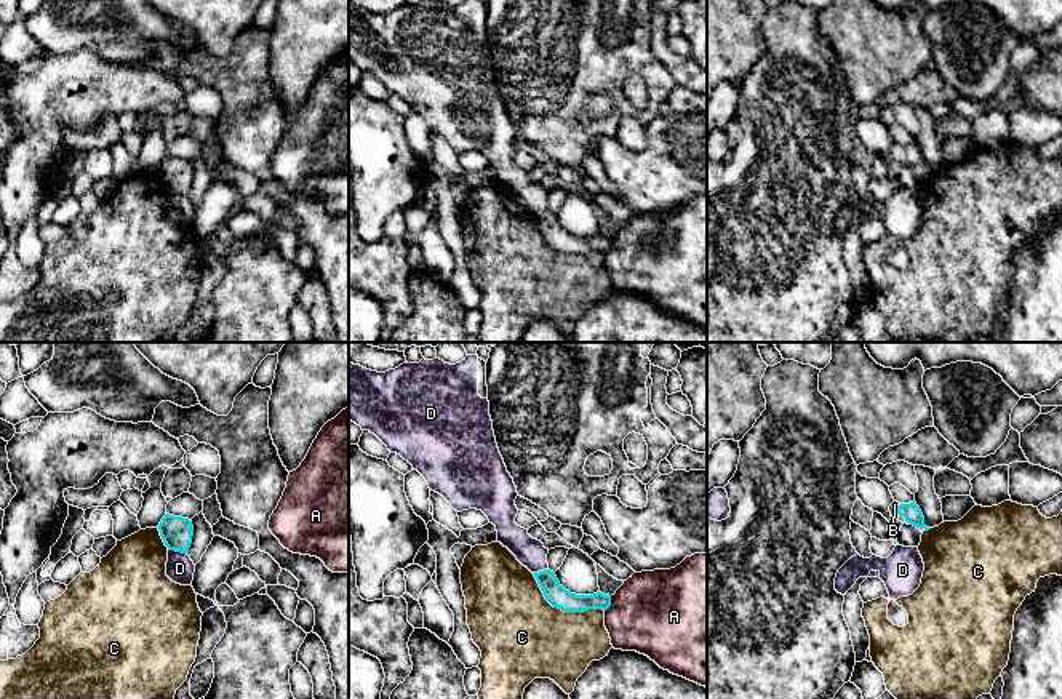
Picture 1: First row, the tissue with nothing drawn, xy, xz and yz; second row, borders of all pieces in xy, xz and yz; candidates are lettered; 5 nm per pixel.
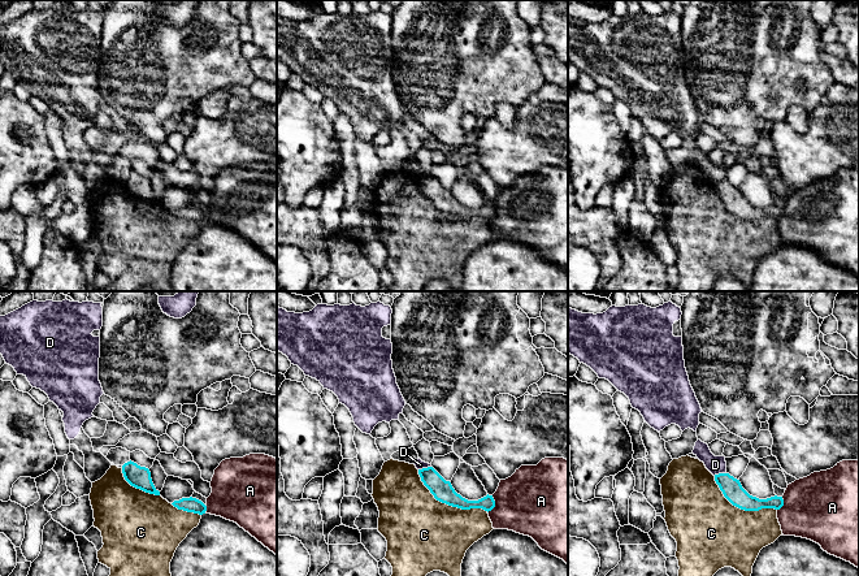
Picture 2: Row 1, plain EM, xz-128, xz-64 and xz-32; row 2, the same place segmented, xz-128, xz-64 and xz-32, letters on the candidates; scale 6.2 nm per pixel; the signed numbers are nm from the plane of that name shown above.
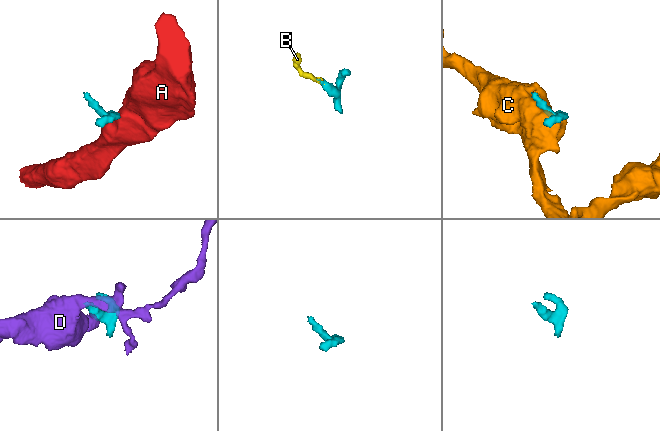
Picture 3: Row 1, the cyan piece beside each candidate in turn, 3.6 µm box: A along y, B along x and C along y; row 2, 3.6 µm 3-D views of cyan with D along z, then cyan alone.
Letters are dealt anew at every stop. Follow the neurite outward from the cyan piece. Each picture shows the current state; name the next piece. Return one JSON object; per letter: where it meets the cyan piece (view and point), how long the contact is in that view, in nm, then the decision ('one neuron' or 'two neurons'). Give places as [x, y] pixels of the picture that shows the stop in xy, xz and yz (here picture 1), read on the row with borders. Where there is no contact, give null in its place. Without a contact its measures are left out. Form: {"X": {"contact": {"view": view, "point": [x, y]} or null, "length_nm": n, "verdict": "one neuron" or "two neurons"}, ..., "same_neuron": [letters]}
{"A": {"contact": {"view": "xz", "point": [610, 605]}, "length_nm": 90, "verdict": "two neurons"}, "B": {"contact": {"view": "yz", "point": [901, 515]}, "length_nm": 120, "verdict": "one neuron"}, "C": {"contact": {"view": "xz", "point": [562, 610]}, "length_nm": 420, "verdict": "two neurons"}, "D": {"contact": {"view": "xy", "point": [178, 551]}, "length_nm": 110, "verdict": "two neurons"}, "same_neuron": ["B"]}

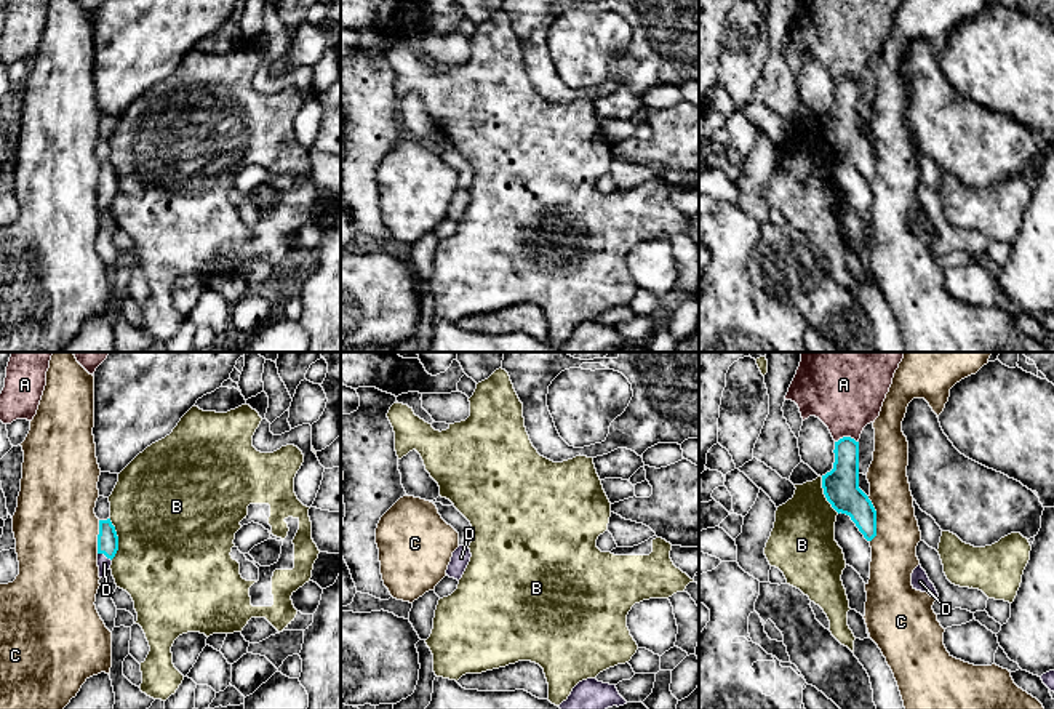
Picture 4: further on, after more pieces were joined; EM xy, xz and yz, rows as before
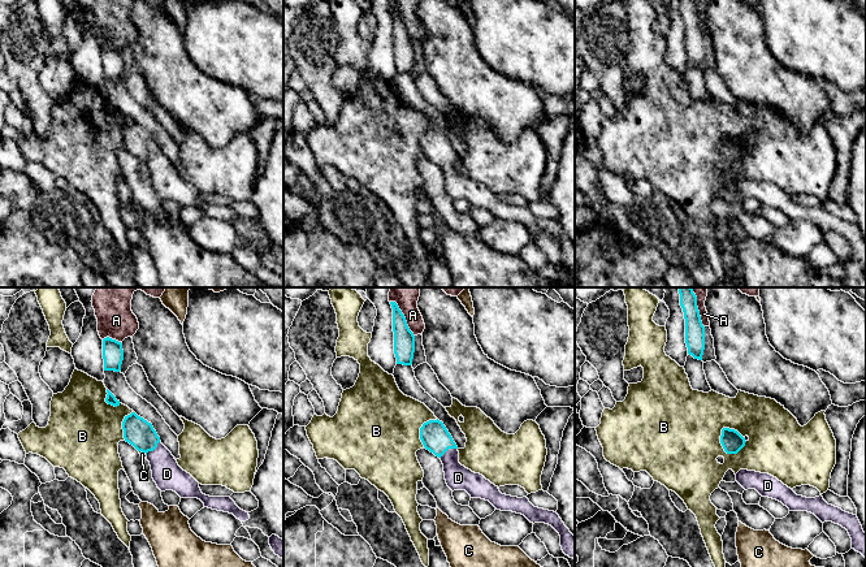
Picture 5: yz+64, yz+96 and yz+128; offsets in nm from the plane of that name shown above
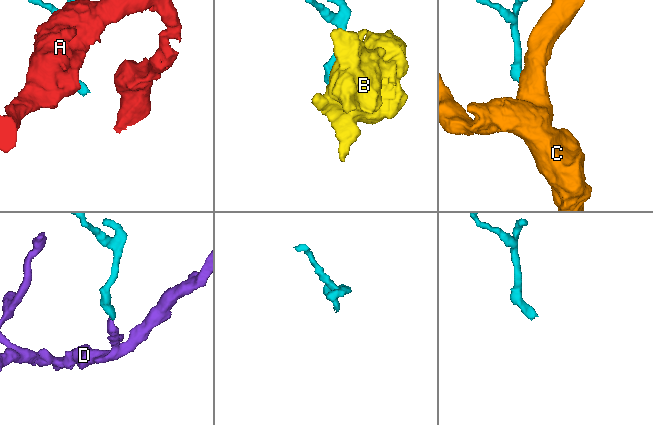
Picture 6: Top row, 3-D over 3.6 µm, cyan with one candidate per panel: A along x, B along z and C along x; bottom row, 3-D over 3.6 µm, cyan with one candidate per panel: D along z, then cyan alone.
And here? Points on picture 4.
{"A": {"contact": {"view": "yz", "point": [846, 437]}, "length_nm": 120, "verdict": "two neurons"}, "B": {"contact": {"view": "xy", "point": [117, 540]}, "length_nm": 200, "verdict": "two neurons"}, "C": {"contact": {"view": "yz", "point": [875, 519]}, "length_nm": 240, "verdict": "two neurons"}, "D": {"contact": {"view": "xy", "point": [104, 554]}, "length_nm": 80, "verdict": "one neuron"}, "same_neuron": ["D"]}

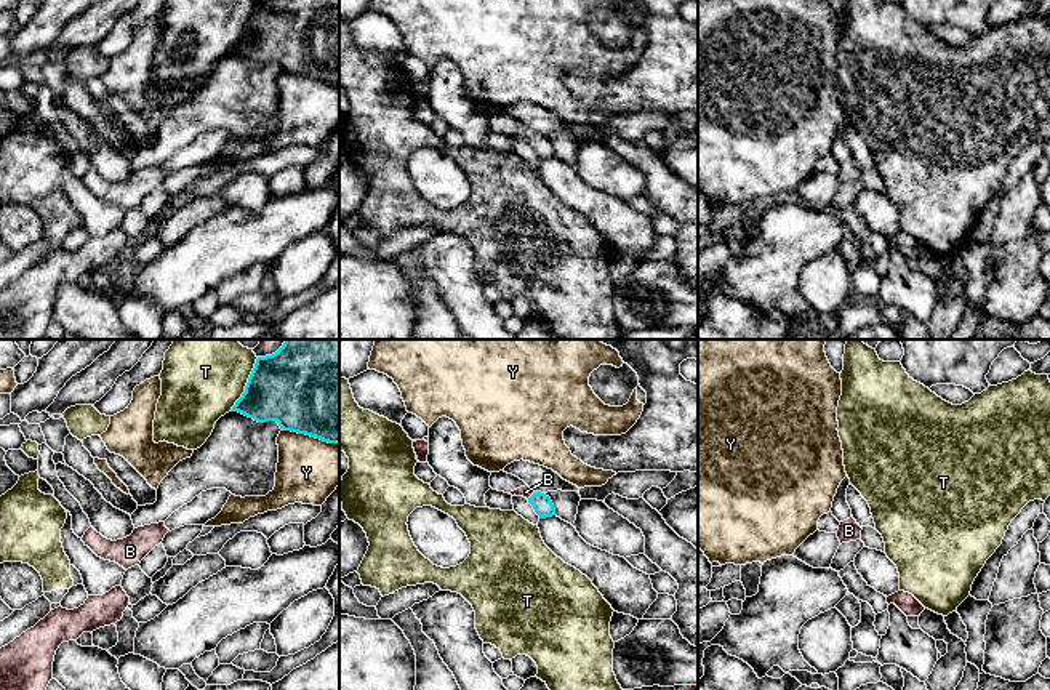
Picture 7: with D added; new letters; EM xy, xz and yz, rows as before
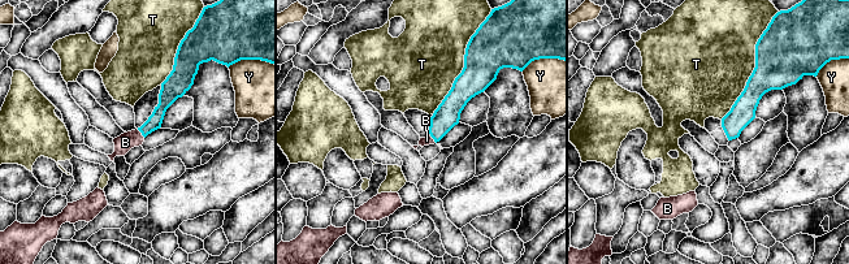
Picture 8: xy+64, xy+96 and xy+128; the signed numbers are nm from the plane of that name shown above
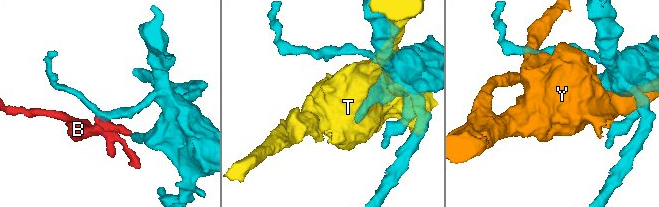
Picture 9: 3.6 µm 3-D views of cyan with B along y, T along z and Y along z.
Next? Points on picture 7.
{"B": {"contact": {"view": "xz", "point": [532, 495]}, "length_nm": 60, "verdict": "one neuron"}, "T": {"contact": {"view": "xy", "point": [247, 383]}, "length_nm": 300, "verdict": "two neurons"}, "Y": {"contact": {"view": "xy", "point": [311, 436]}, "length_nm": 300, "verdict": "two neurons"}, "same_neuron": ["B"]}

